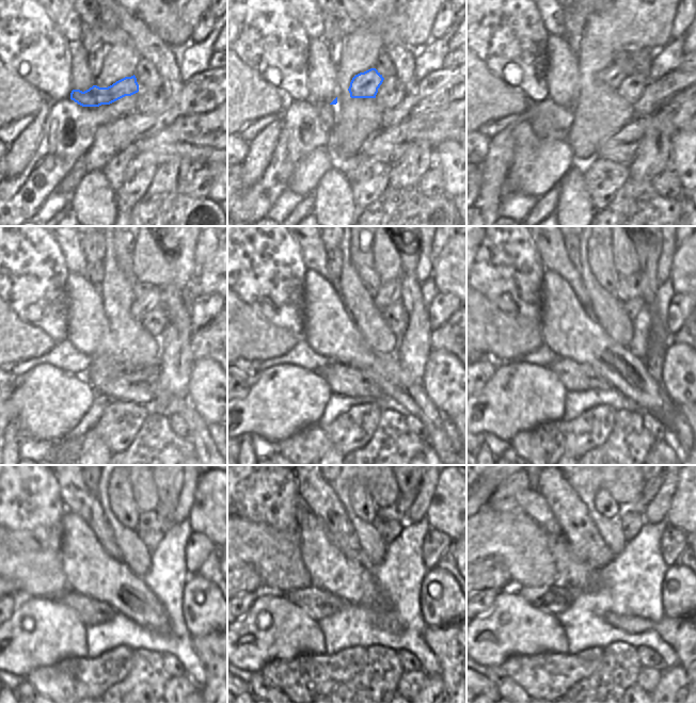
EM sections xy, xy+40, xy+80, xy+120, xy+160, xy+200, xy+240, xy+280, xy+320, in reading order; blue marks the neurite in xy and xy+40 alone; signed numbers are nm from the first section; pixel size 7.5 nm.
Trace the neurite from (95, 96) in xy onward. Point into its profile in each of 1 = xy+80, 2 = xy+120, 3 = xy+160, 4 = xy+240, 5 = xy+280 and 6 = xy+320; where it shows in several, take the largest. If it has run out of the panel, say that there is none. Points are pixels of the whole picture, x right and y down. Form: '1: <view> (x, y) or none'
1: xy+80 (613, 76)
2: xy+120 (152, 296)
3: xy+160 (389, 292)
4: xy+240 (153, 520)
5: xy+280 (398, 512)
6: xy+320 (651, 488)

